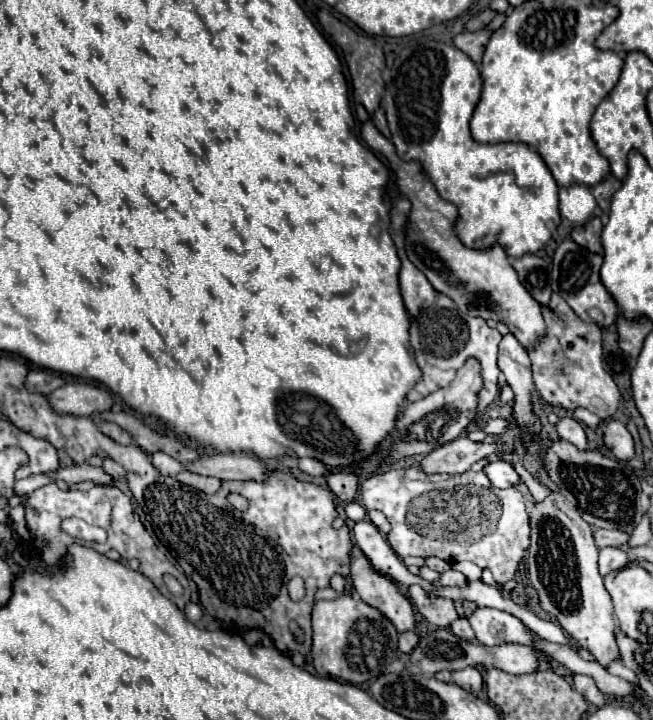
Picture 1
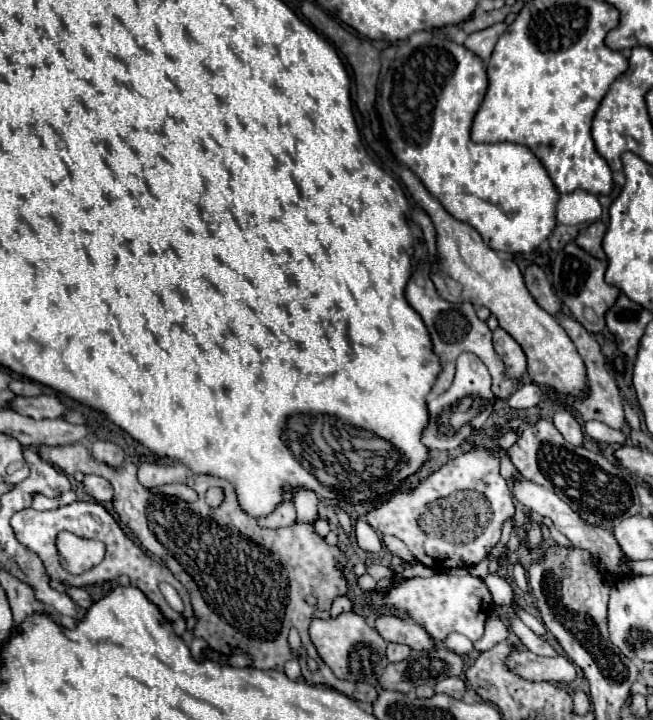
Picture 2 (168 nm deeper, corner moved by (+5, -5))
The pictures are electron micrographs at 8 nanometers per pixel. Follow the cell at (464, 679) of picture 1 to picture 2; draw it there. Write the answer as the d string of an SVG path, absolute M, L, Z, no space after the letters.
M448 677L436 683L436 693L446 693L456 699L464 697L464 679L462 677Z

